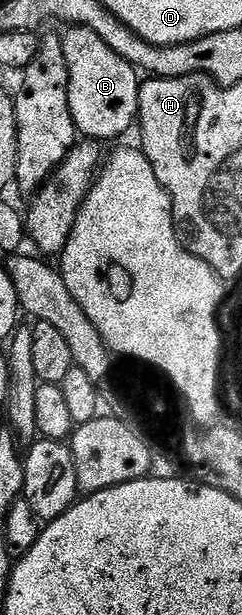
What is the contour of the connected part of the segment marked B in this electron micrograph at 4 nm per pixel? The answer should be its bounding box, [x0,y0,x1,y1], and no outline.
[63,26,141,139]

